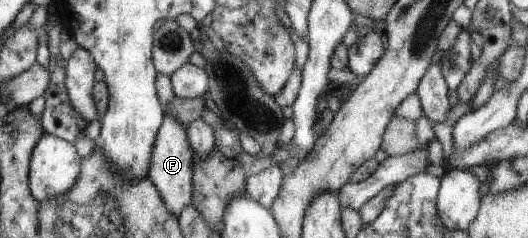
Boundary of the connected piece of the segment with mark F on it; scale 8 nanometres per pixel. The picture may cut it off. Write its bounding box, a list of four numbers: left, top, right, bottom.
[147,114,193,217]

